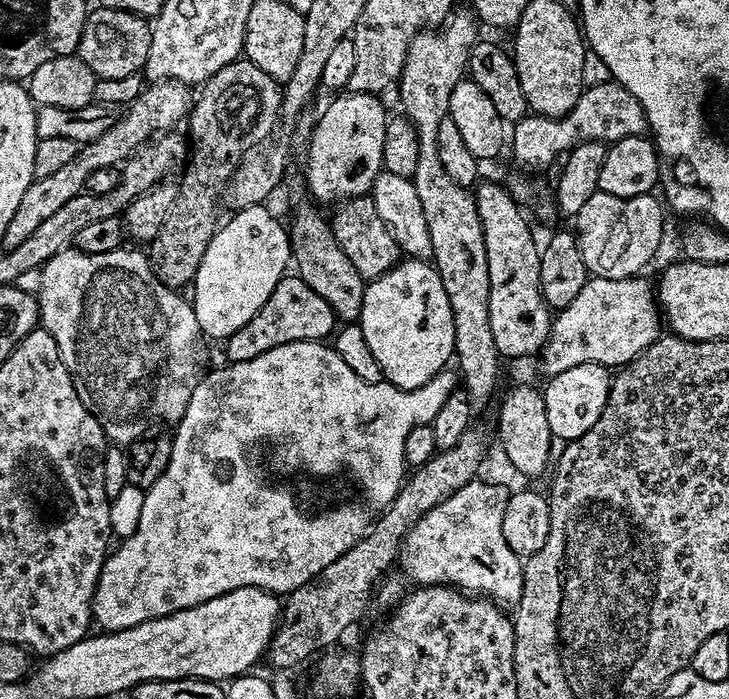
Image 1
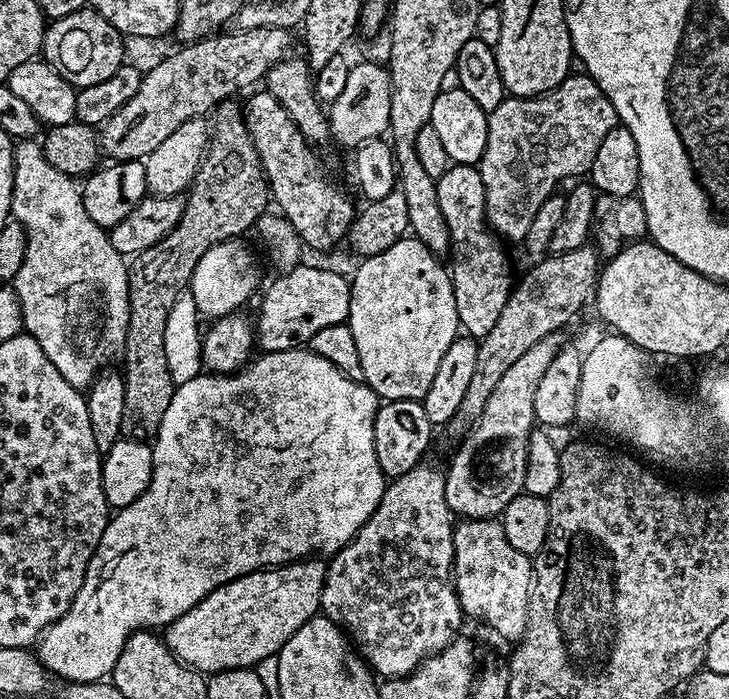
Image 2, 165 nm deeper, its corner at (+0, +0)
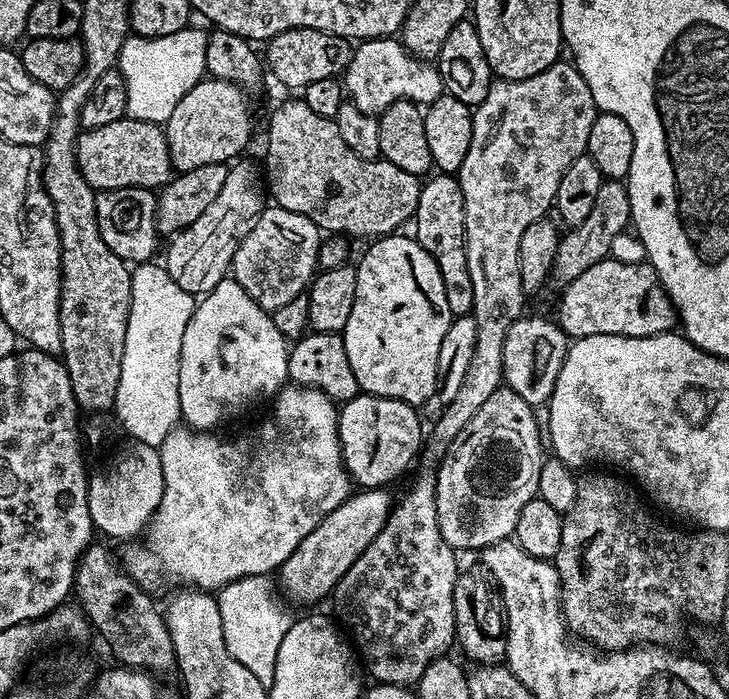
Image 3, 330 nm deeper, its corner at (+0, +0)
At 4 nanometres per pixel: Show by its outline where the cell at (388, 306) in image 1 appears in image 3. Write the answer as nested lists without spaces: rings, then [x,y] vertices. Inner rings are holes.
[[[393,234],[382,236],[371,241],[372,244],[364,252],[360,264],[355,265],[356,270],[356,297],[354,298],[354,310],[350,310],[350,318],[343,330],[344,345],[346,346],[346,358],[350,358],[350,367],[354,369],[354,378],[358,378],[360,392],[369,396],[389,396],[395,400],[404,400],[407,404],[421,406],[428,399],[436,396],[436,375],[438,374],[438,354],[442,350],[442,338],[446,338],[446,330],[450,330],[453,322],[450,305],[446,303],[446,289],[442,286],[442,274],[438,274],[438,262],[422,250],[422,246],[411,235]]]

